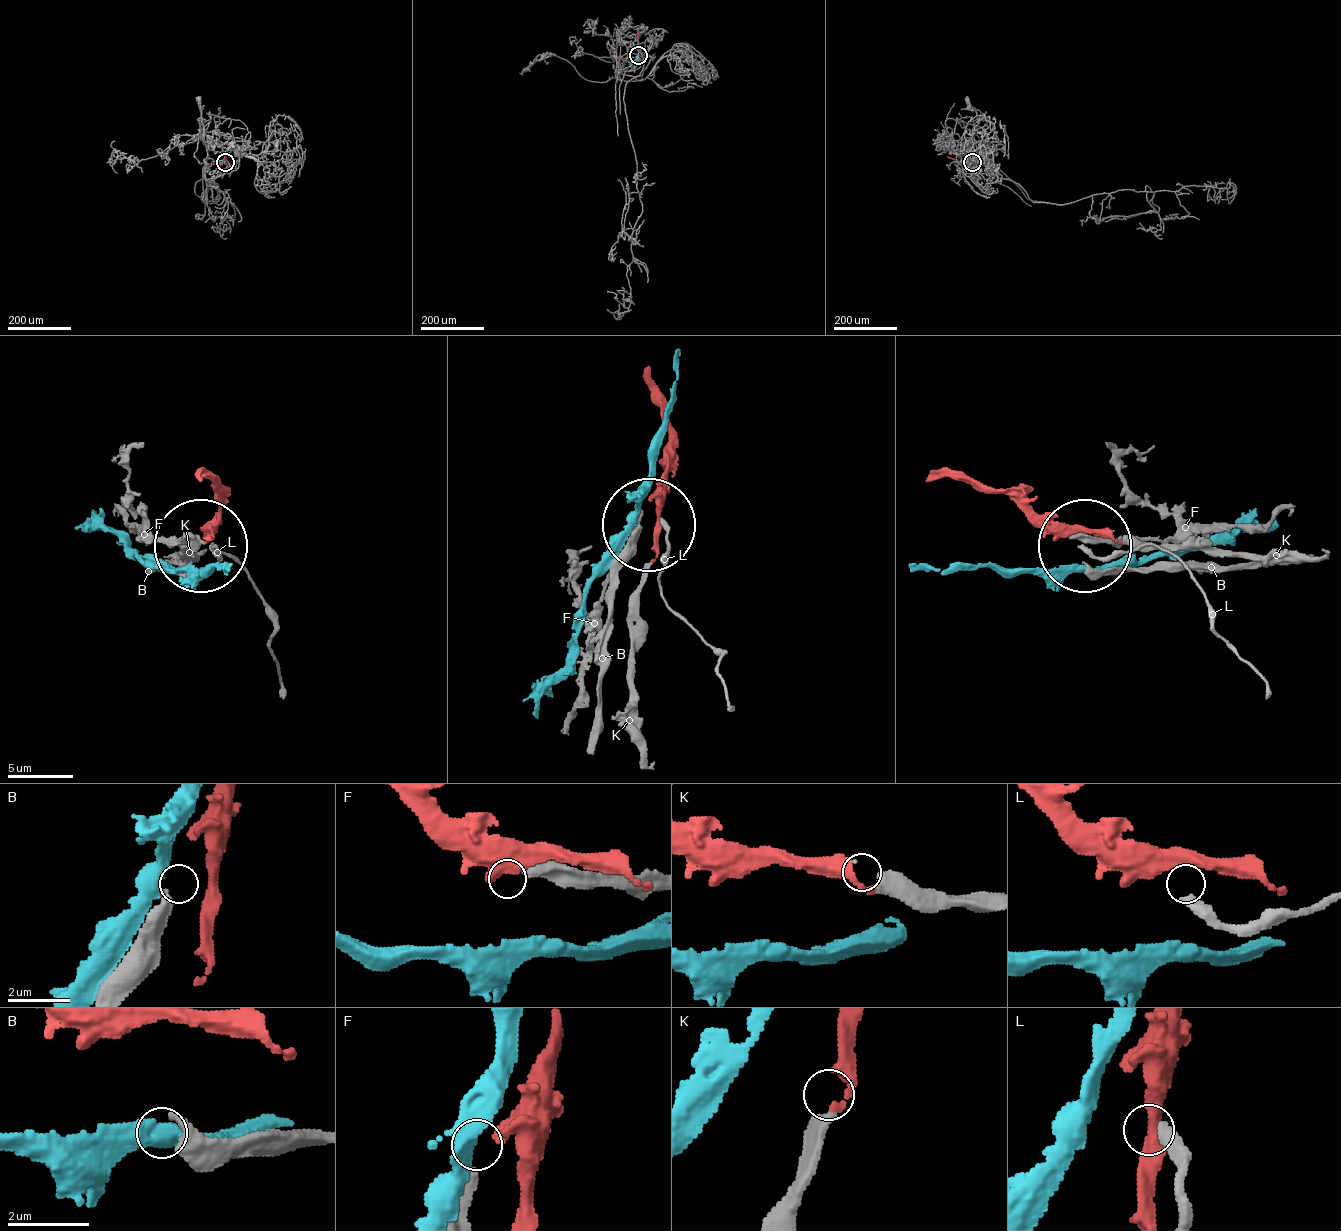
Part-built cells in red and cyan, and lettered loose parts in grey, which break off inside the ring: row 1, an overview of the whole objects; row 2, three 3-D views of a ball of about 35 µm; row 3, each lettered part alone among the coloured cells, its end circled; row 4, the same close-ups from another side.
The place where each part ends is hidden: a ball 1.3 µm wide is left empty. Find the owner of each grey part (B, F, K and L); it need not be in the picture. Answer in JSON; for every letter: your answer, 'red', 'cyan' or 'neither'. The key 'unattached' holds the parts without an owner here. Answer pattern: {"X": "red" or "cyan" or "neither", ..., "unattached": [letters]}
{"B": "neither", "F": "neither", "K": "red", "L": "neither", "unattached": ["B", "F", "L"]}

